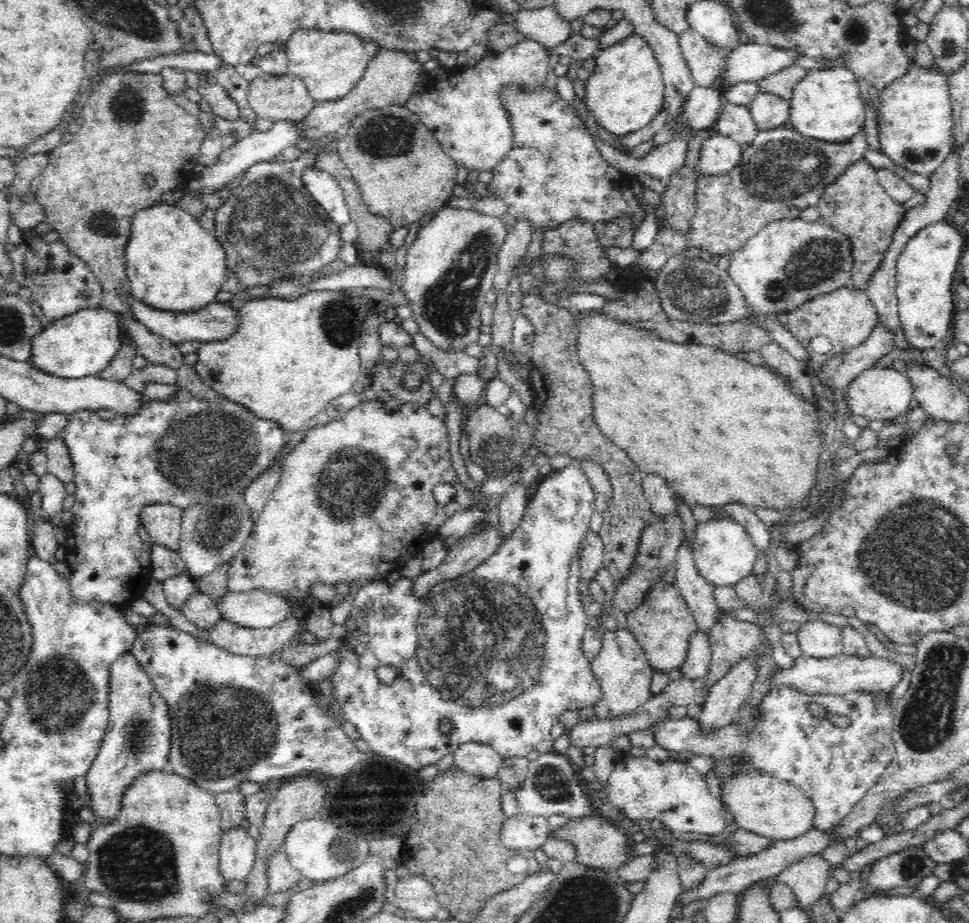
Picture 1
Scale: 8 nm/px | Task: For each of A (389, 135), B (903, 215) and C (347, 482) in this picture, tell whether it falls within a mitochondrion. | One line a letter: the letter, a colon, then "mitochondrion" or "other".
A: mitochondrion
B: other
C: mitochondrion

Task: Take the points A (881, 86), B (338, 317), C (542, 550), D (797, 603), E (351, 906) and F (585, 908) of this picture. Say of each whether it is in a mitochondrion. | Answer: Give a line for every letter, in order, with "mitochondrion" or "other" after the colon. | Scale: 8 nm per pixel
A: other
B: mitochondrion
C: other
D: other
E: mitochondrion
F: mitochondrion

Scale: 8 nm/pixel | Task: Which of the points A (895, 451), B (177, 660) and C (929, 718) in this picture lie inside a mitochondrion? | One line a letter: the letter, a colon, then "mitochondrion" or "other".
A: other
B: other
C: mitochondrion

